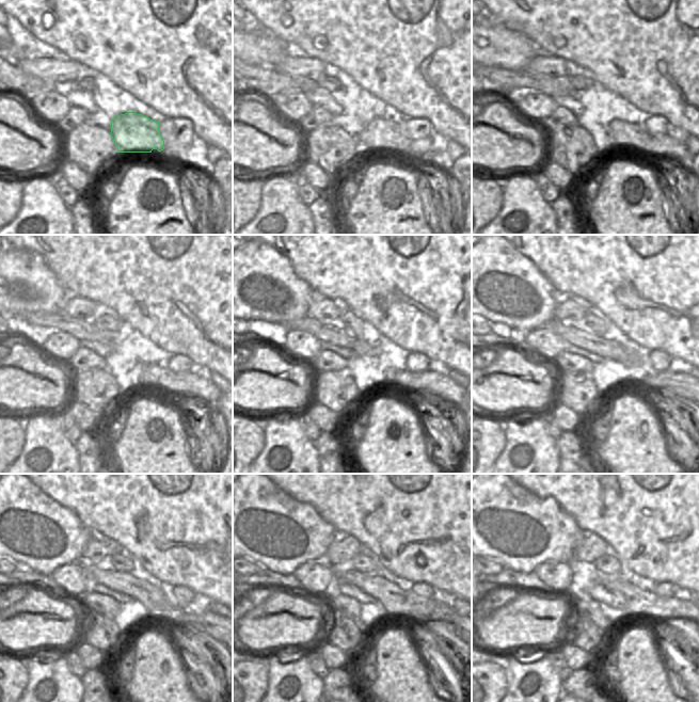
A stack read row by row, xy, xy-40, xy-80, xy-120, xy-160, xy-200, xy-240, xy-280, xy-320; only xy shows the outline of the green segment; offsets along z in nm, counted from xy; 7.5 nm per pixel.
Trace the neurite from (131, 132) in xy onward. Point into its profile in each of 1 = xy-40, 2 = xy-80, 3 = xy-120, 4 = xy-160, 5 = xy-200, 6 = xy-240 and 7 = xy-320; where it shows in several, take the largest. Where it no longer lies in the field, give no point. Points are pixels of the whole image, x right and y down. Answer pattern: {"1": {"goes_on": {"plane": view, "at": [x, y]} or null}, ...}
{"1": {"goes_on": {"plane": "xy-40", "at": [380, 136]}}, "2": {"goes_on": {"plane": "xy-80", "at": [622, 136]}}, "3": {"goes_on": {"plane": "xy-120", "at": [195, 383]}}, "4": {"goes_on": {"plane": "xy-160", "at": [439, 385]}}, "5": {"goes_on": {"plane": "xy-200", "at": [688, 391]}}, "6": {"goes_on": {"plane": "xy-240", "at": [210, 623]}}, "7": {"goes_on": {"plane": "xy-320", "at": [688, 624]}}}

